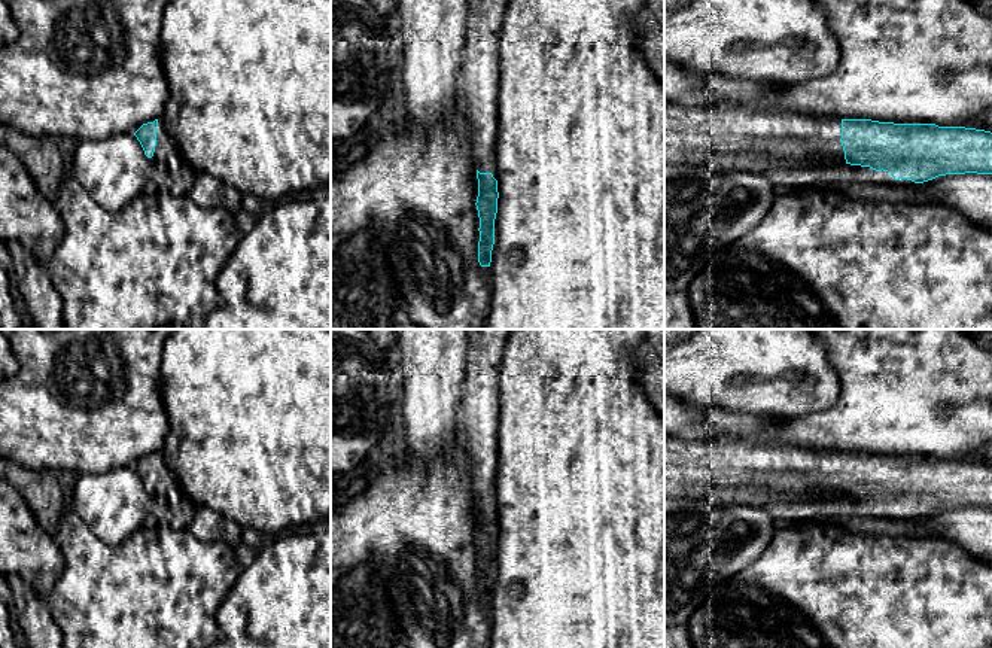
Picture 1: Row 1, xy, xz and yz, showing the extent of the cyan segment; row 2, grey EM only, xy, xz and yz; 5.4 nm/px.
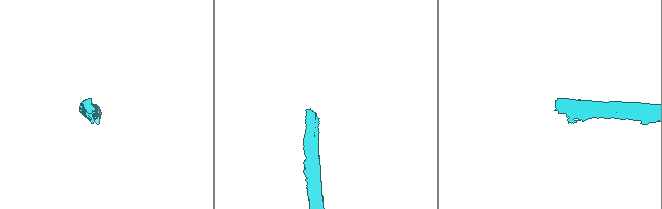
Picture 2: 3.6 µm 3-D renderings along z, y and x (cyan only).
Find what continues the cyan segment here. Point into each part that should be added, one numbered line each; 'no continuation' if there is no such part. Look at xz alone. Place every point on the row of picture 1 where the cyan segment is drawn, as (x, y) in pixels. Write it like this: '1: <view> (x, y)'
1: xz (480, 78)

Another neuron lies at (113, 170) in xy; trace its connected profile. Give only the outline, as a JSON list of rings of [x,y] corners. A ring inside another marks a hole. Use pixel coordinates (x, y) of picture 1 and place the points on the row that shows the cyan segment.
[[[134,133],[77,140],[73,153],[73,177],[109,212],[143,194],[152,167]]]

